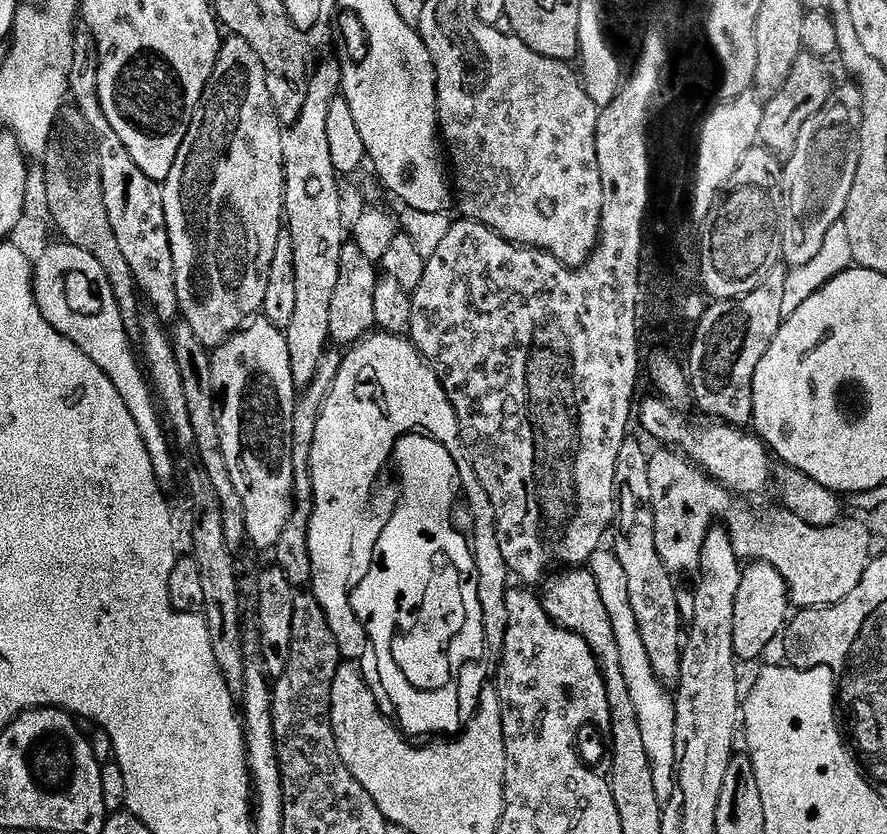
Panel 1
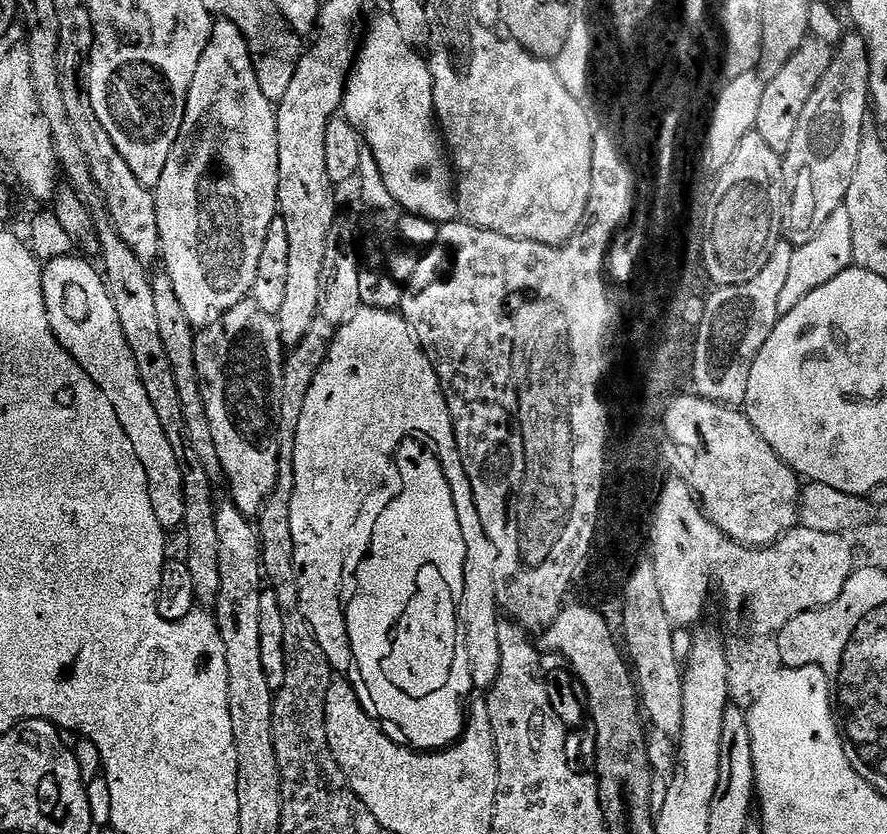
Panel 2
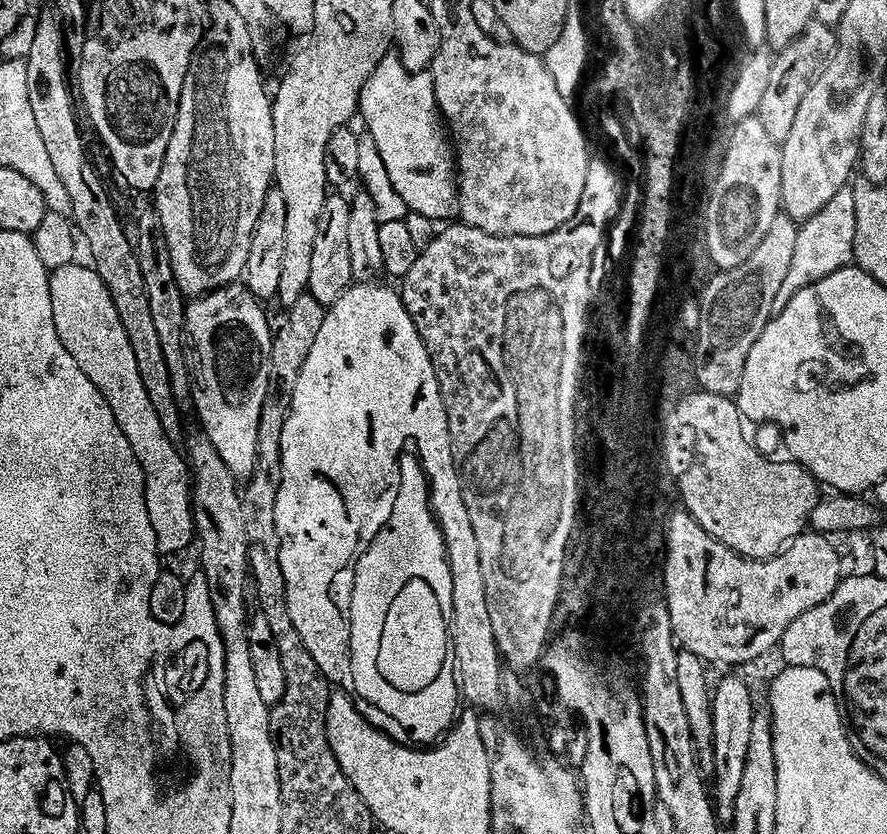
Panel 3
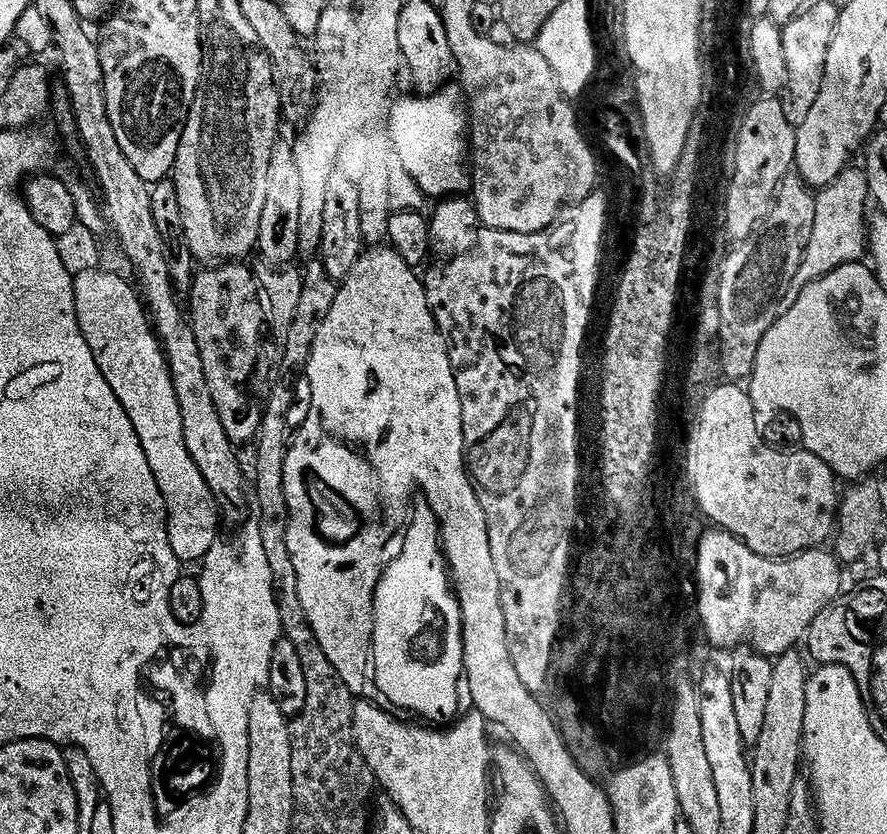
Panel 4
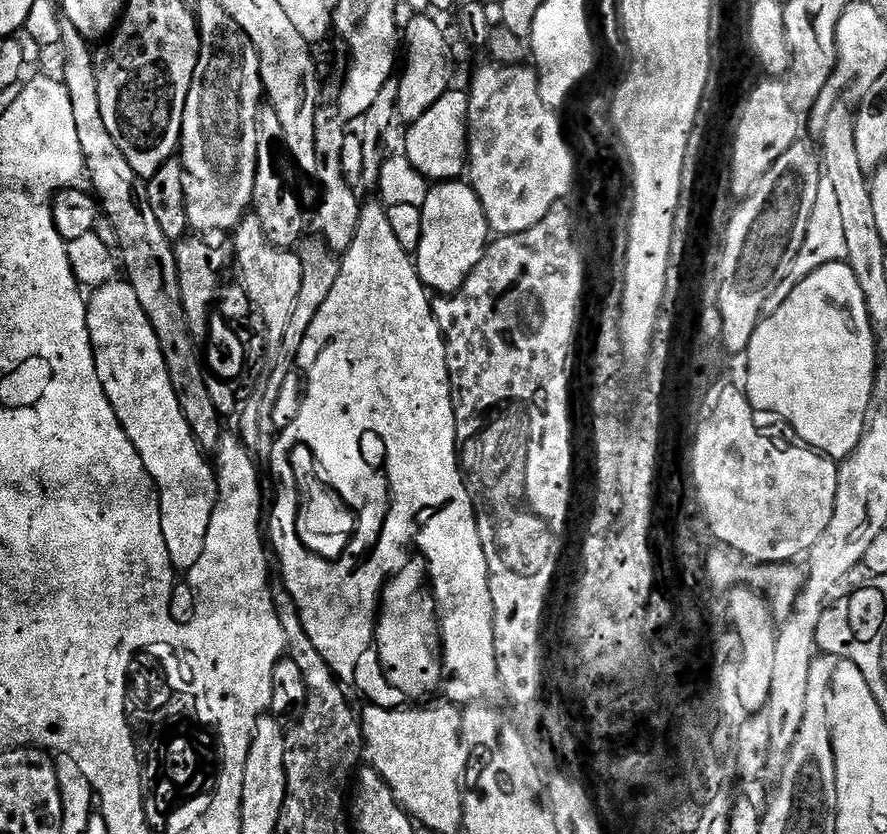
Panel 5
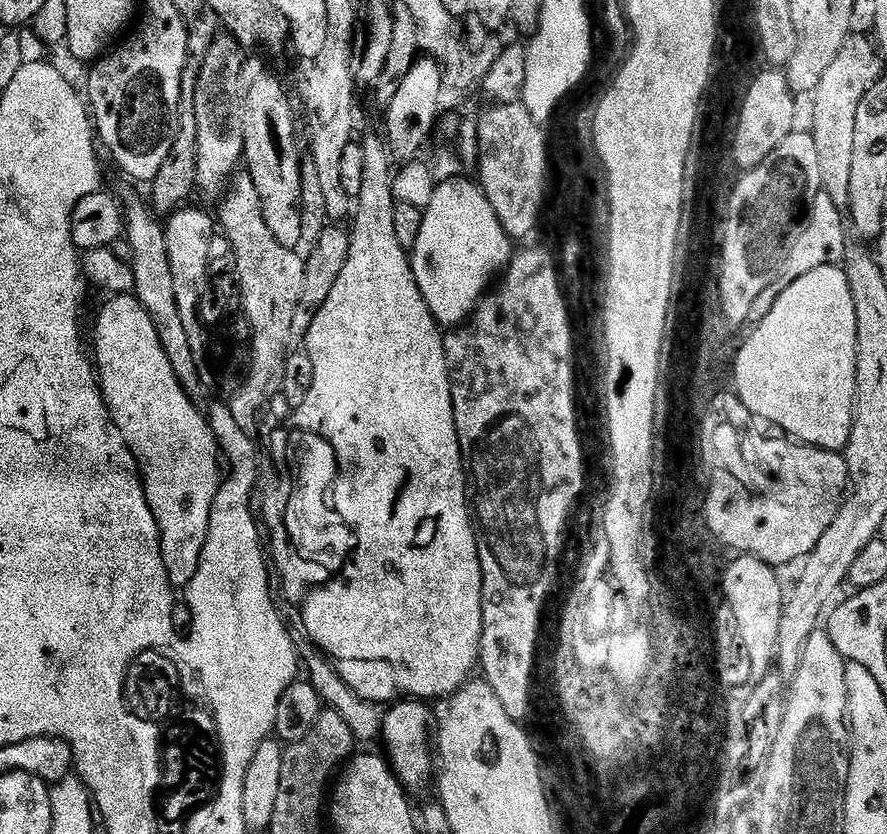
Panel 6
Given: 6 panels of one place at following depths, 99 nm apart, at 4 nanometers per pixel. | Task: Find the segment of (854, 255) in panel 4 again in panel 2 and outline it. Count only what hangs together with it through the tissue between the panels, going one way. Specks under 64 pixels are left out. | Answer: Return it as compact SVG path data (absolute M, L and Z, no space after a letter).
M843 206L836 208L826 222L822 222L815 229L816 233L805 242L804 245L793 247L790 258L790 274L786 278L782 289L782 295L778 298L778 310L780 313L794 310L806 294L818 290L818 286L826 286L838 274L842 274L846 269L853 267L854 261L854 234L850 226L850 214Z

